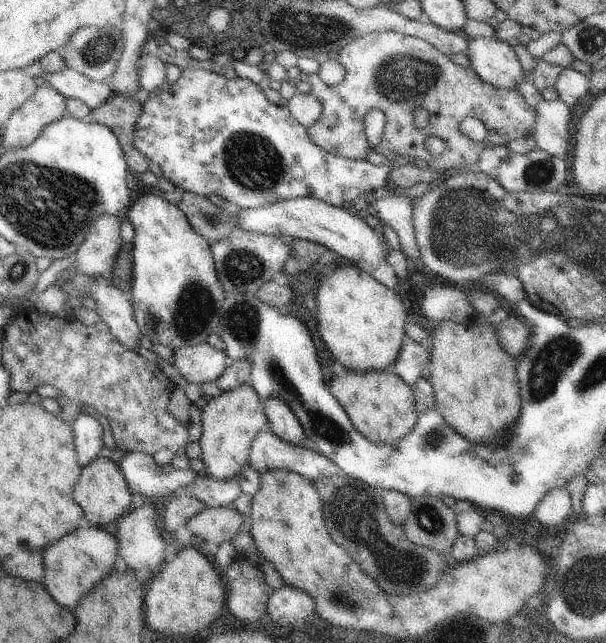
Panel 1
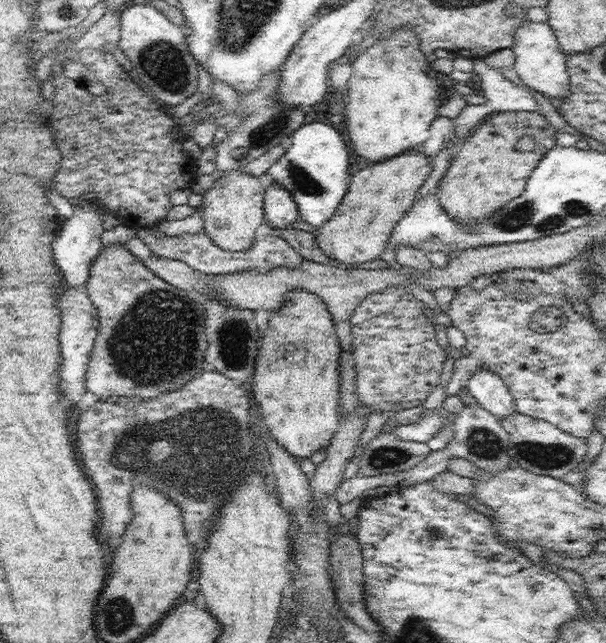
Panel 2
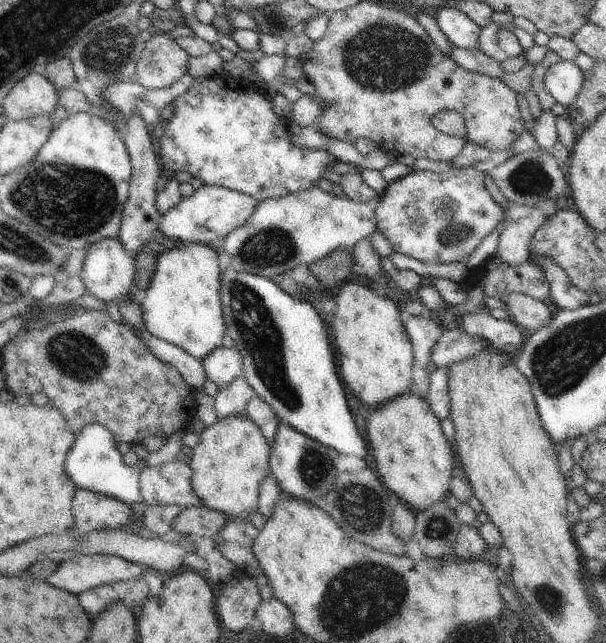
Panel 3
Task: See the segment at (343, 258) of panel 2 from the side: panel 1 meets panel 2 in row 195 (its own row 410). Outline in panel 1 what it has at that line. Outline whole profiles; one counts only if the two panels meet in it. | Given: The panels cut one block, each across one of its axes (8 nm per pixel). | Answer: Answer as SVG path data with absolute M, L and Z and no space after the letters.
M383 369L378 371L346 372L342 376L330 378L328 390L348 414L356 431L361 432L370 442L394 442L408 436L418 420L415 396L400 376Z

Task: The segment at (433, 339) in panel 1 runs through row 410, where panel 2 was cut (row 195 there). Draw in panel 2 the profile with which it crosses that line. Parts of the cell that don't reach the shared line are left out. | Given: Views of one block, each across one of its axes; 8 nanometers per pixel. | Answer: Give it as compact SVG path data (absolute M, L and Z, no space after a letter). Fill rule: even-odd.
M509 110L492 114L462 143L442 177L438 186L438 200L443 210L459 225L475 225L510 200L518 198L525 191L536 165L556 146L557 131L538 110ZM528 135L535 138L536 147L530 152L522 152L516 148L516 144L520 138Z

